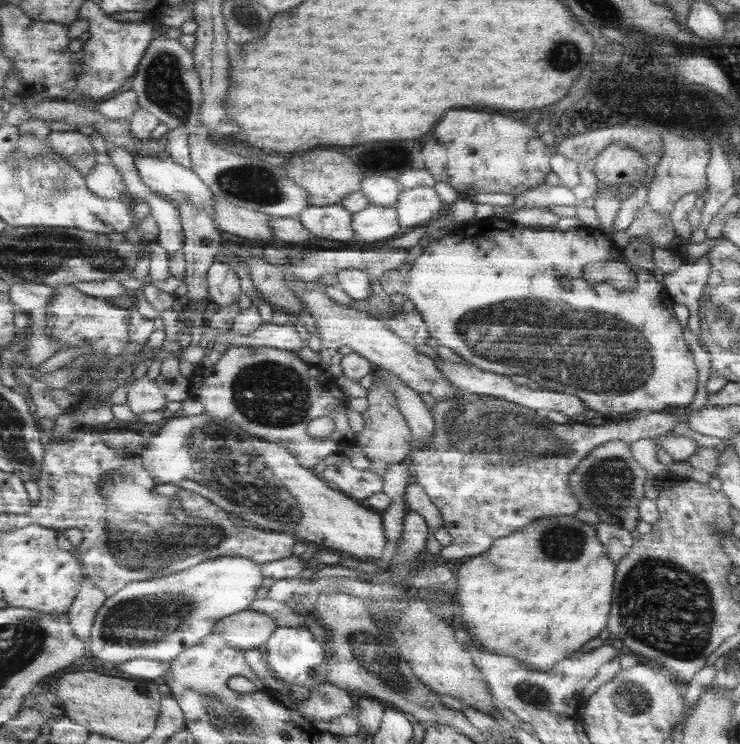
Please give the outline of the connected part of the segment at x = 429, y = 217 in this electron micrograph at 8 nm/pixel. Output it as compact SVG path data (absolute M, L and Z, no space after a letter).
M414 187L404 189L398 197L394 208L401 226L424 225L443 218L440 210L444 208L444 201L440 199L434 187Z

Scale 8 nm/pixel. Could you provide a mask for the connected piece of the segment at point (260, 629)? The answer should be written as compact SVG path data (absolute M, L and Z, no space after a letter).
M250 608L219 620L214 632L221 634L232 648L246 651L267 644L278 627L273 616Z

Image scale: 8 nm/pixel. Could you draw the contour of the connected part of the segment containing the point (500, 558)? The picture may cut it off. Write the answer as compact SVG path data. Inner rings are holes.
M556 516L546 519L539 519L526 525L520 531L512 533L493 541L492 546L482 554L469 557L464 561L458 571L454 574L454 596L456 600L456 613L459 618L459 629L465 630L471 638L471 642L487 652L499 654L500 656L511 656L530 670L536 672L548 672L557 662L568 658L573 652L579 650L589 640L596 639L596 636L606 628L608 614L610 614L610 598L612 598L612 582L614 582L614 562L604 552L604 547L597 538L597 528L578 521L576 516Z

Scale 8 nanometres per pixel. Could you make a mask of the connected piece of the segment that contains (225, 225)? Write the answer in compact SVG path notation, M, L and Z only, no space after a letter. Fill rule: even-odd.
M229 200L215 201L215 221L223 231L248 240L272 240L276 237L272 226L273 216L259 210L252 210Z

